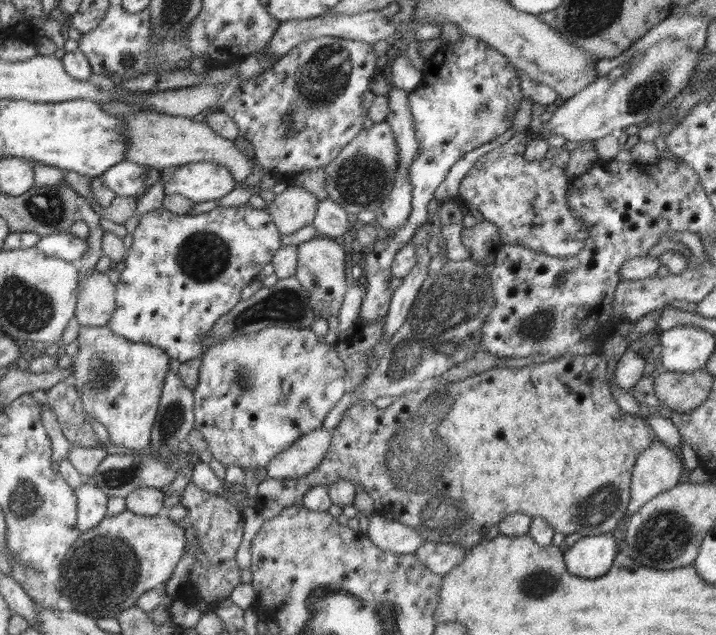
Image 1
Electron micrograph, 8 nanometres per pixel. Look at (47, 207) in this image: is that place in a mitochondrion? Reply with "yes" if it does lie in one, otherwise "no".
yes

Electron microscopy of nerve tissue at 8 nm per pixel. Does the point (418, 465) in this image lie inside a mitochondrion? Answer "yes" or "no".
yes

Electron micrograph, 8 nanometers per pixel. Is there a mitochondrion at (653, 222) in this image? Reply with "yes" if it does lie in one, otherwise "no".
no

